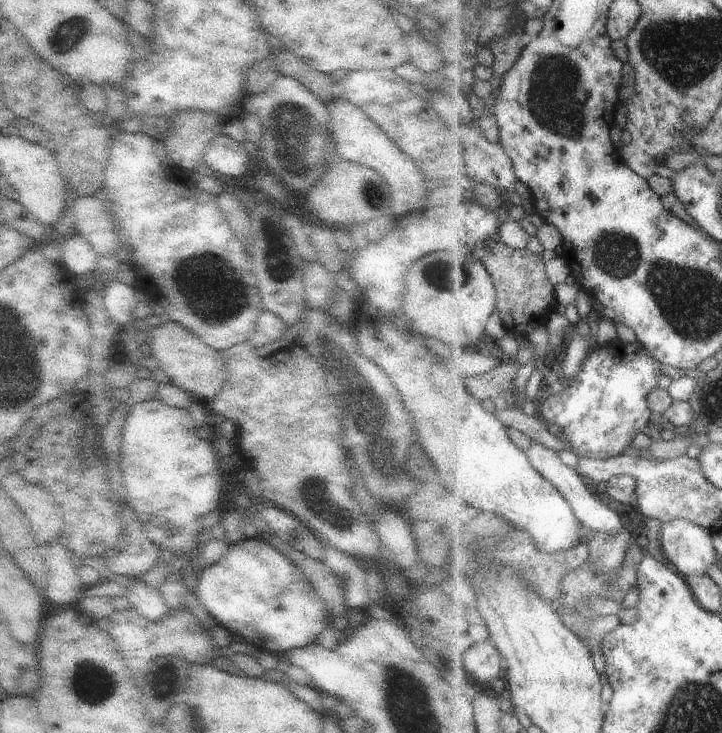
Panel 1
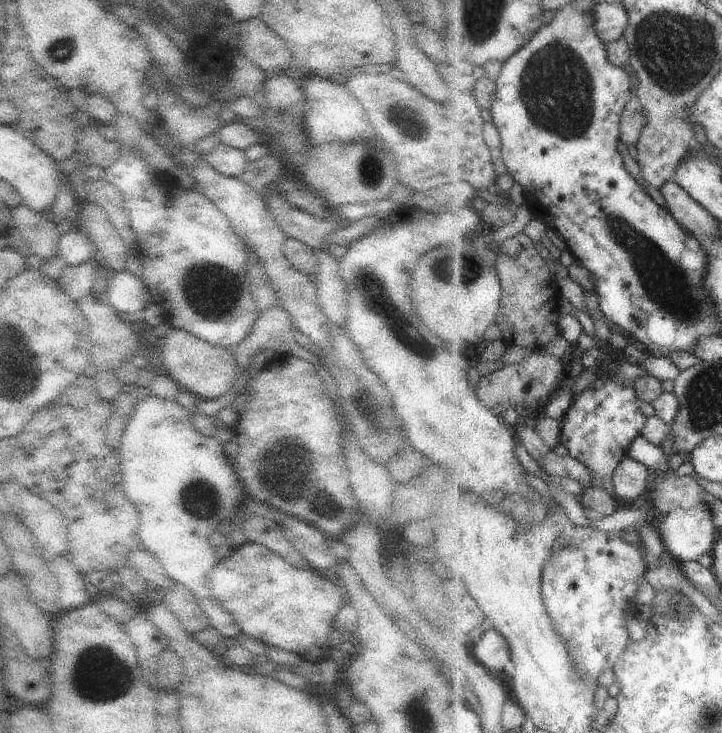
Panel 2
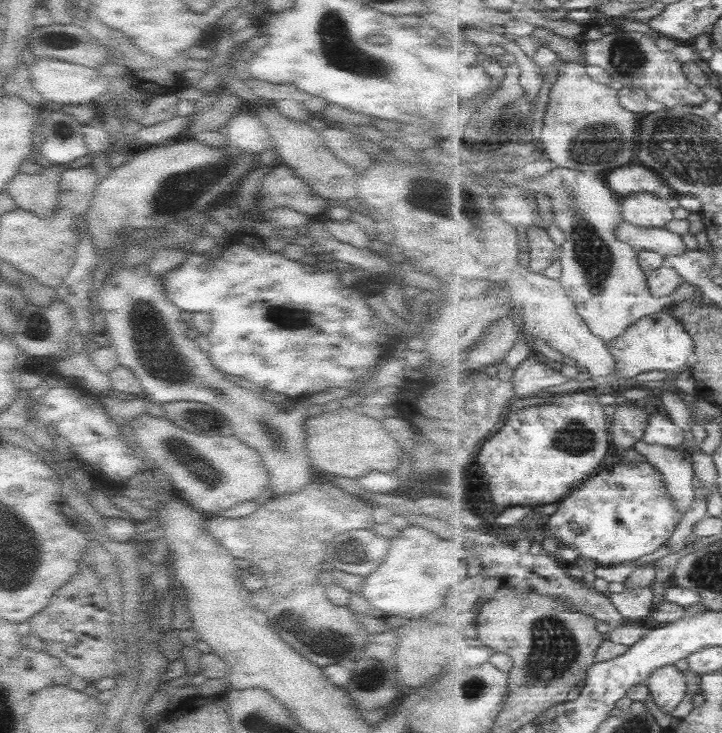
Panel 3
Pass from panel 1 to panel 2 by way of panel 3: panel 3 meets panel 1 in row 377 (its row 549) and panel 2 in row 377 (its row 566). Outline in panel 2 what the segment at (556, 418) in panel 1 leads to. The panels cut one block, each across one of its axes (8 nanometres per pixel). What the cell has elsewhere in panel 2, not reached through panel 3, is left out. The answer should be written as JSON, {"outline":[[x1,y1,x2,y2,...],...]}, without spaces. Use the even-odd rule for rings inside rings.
{"outline":[[612,377,597,378,591,388,583,390,575,398,560,422,560,443,575,460,589,469,591,486,605,490,613,501,618,497,614,489,614,473,628,455,632,442,641,435,648,419,645,412,639,411,641,400,634,382,621,383]]}

